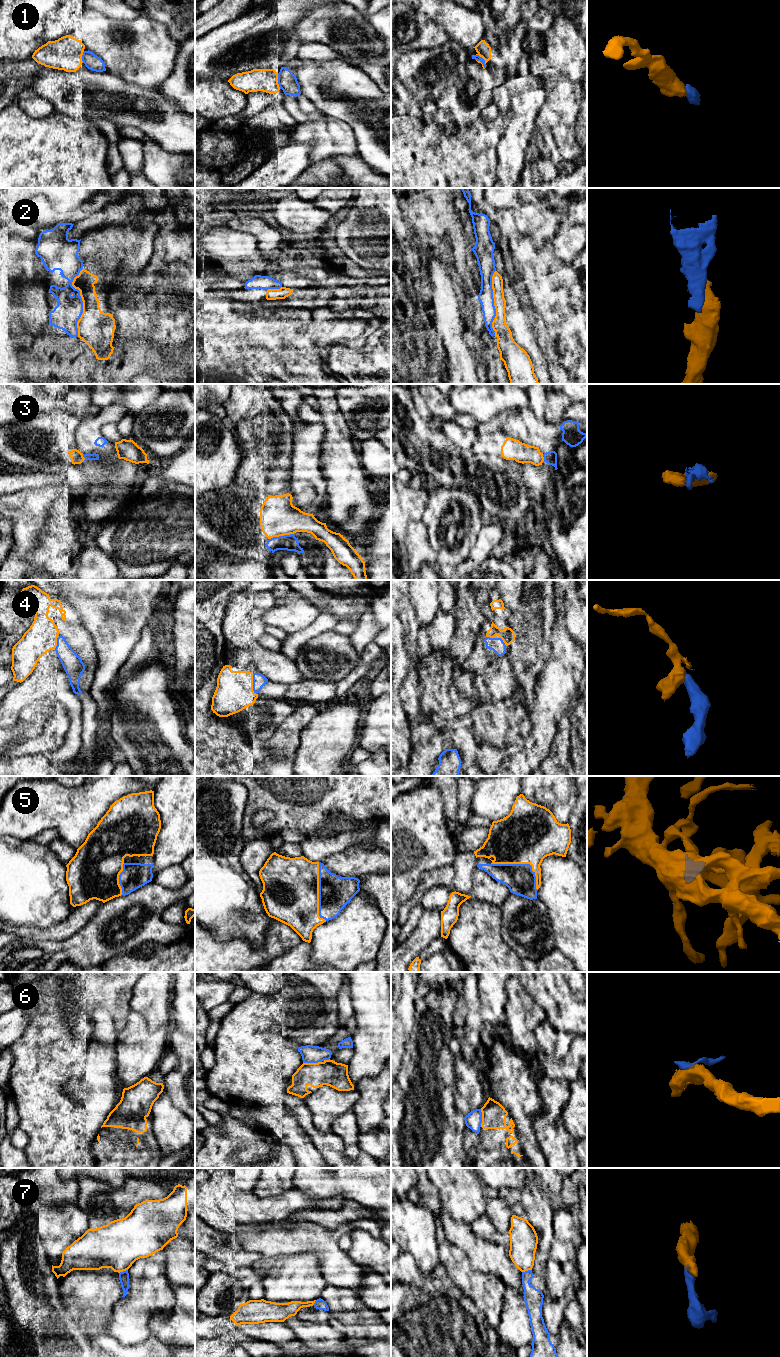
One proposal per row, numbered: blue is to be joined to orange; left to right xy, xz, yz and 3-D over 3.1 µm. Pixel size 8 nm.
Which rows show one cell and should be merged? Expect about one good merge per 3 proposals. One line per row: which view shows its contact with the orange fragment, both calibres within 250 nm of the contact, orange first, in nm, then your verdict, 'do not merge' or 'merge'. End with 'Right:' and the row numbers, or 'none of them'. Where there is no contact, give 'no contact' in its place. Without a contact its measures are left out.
1: yz | 120/50 nm | merge
2: xy | 280/220 nm | do not merge
3: xz | 300/130 nm | do not merge
4: xz | 300/110 nm | merge
5: yz | 460/240 nm | merge
6: xz | 200/140 nm | do not merge
7: yz | 220/160 nm | do not merge
Right: 1, 4, 5

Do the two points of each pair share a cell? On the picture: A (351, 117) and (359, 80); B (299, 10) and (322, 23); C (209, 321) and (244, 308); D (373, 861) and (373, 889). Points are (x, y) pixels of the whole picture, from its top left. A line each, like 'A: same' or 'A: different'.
A: same
B: different
C: different
D: different

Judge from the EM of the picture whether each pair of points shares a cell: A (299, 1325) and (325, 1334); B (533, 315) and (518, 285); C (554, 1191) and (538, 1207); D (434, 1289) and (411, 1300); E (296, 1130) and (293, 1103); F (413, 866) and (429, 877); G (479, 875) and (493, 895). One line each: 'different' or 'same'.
A: same
B: same
C: different
D: same
E: different
F: different
G: same

